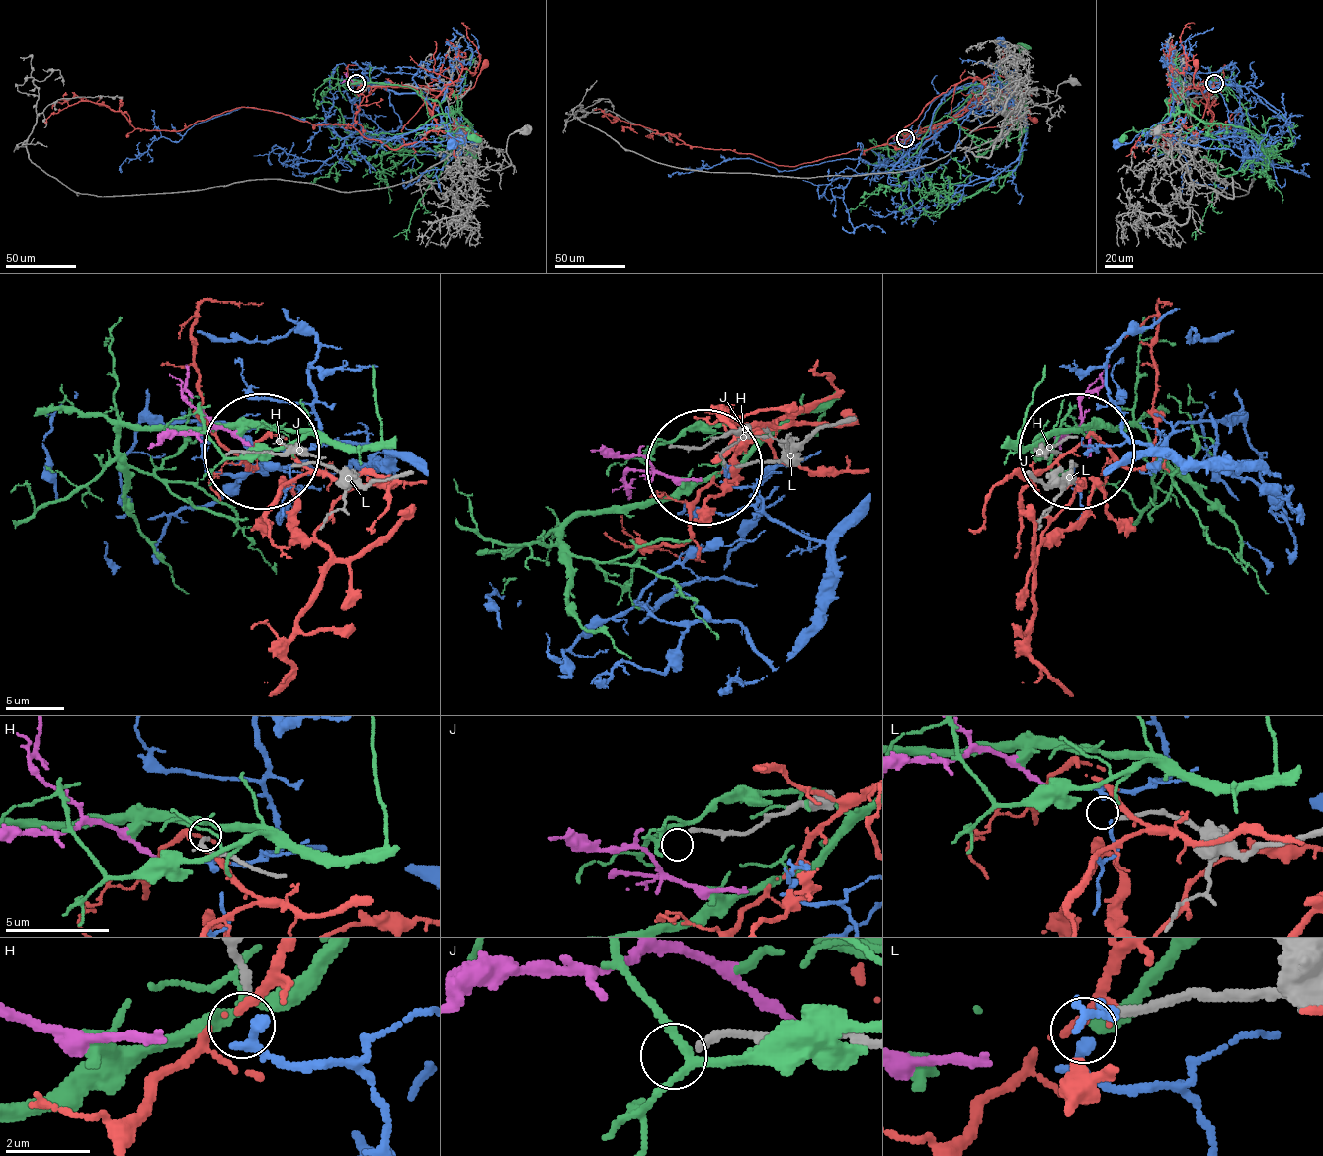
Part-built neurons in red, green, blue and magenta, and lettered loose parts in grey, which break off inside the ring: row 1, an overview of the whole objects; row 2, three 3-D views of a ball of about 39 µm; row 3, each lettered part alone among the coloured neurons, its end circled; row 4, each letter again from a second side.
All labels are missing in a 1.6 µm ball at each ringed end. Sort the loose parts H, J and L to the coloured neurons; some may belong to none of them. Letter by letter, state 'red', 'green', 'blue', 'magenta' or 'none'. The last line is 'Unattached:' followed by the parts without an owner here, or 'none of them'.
H: none
J: none
L: none
Unattached: H, J, L

